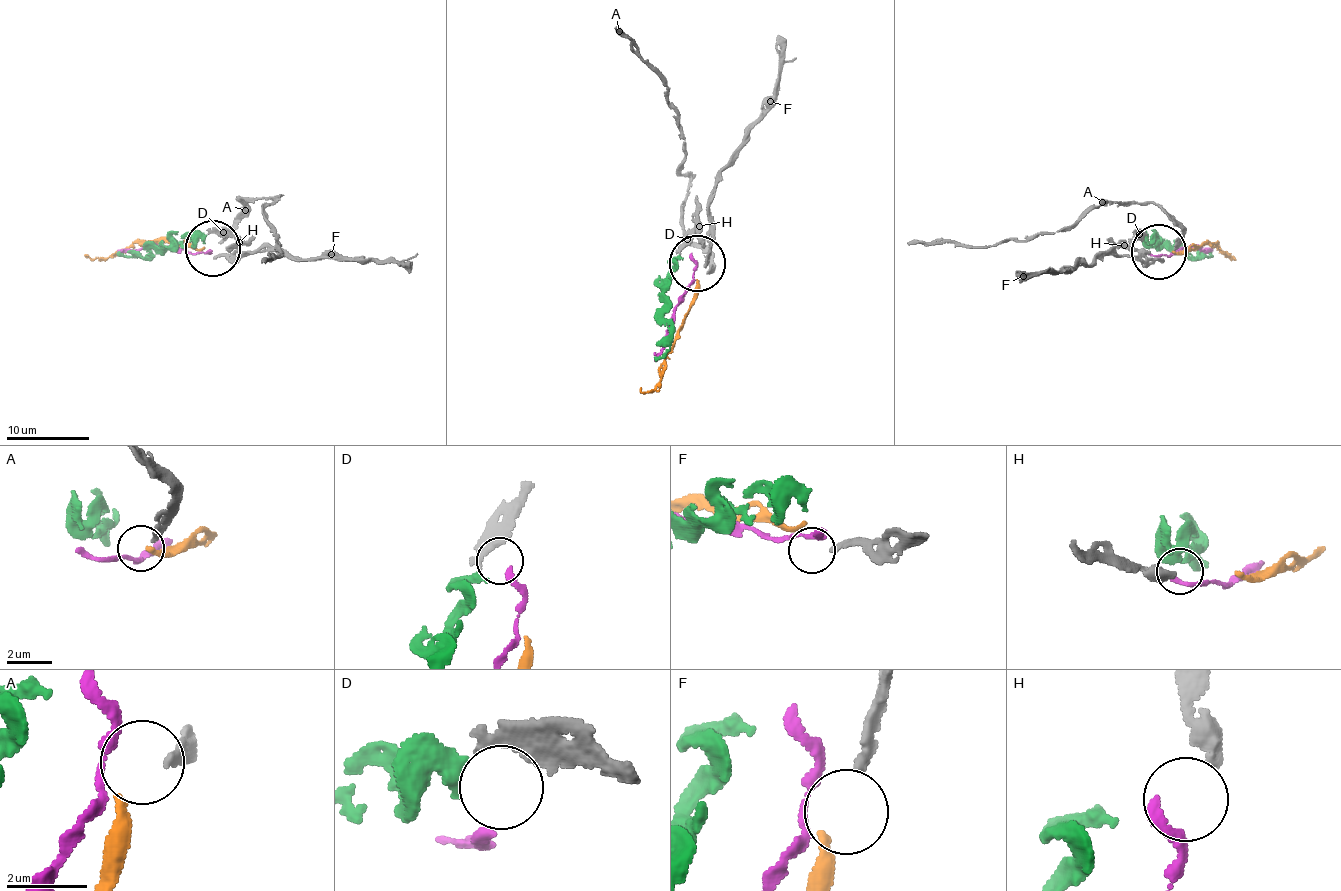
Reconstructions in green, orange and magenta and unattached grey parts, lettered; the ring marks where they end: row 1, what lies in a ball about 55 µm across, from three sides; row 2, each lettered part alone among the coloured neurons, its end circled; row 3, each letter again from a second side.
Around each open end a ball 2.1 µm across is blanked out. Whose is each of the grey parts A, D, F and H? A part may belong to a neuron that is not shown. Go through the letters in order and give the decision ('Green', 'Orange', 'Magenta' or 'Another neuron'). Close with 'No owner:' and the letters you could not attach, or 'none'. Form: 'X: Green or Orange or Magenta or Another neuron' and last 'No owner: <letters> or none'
A: Orange
D: Green
F: Another neuron
H: Magenta
No owner: F

